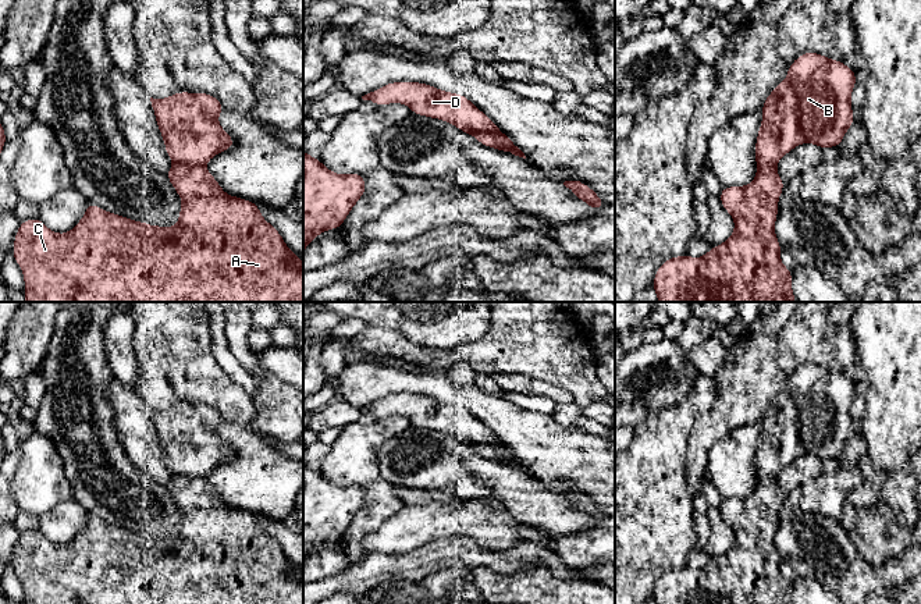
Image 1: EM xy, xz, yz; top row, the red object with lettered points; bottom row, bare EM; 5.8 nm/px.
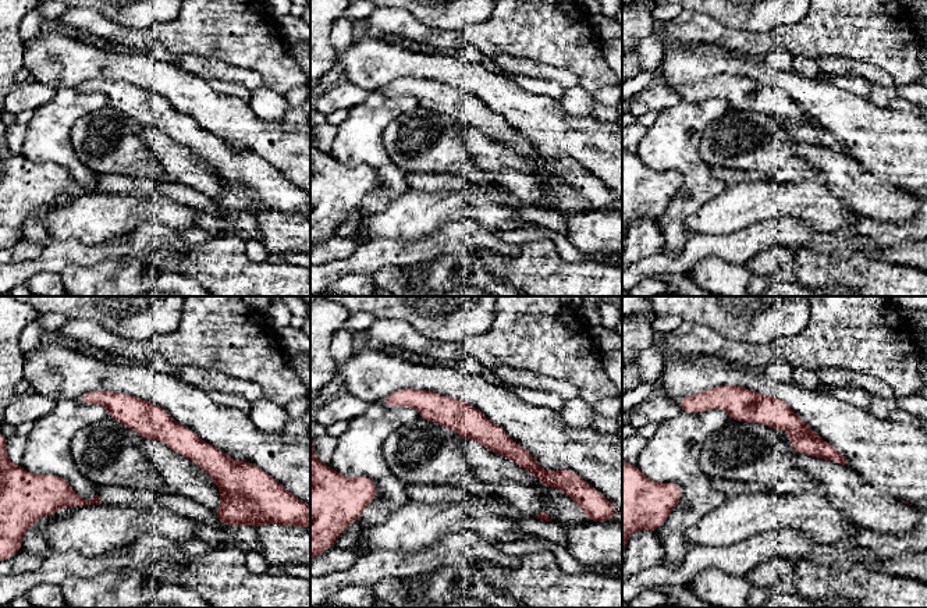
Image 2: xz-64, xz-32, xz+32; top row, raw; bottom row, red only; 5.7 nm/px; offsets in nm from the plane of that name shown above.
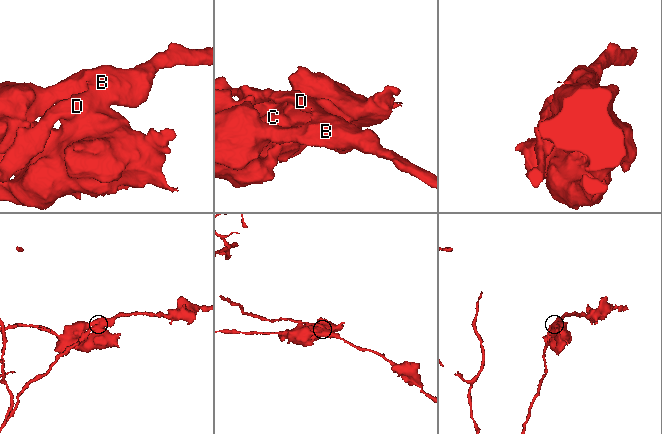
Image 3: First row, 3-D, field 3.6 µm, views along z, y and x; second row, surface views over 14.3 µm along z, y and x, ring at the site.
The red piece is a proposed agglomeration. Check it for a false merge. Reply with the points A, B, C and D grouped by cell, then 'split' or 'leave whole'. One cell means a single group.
A C / B D; split

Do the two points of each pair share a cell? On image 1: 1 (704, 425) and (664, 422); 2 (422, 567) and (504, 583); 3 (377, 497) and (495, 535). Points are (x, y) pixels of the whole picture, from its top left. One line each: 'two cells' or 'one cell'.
1: two cells
2: two cells
3: two cells

